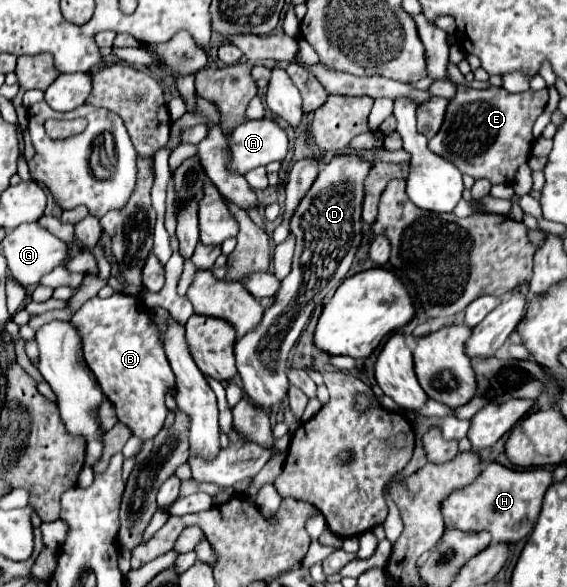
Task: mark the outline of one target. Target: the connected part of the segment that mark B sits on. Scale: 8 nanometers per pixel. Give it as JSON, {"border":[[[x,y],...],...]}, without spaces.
{"border":[[[124,291],[108,299],[94,297],[74,313],[70,323],[82,339],[86,365],[96,373],[102,391],[114,403],[118,419],[130,427],[142,443],[156,437],[168,415],[164,395],[174,387],[174,373],[166,361],[158,329],[152,325],[140,297],[126,295]]]}

